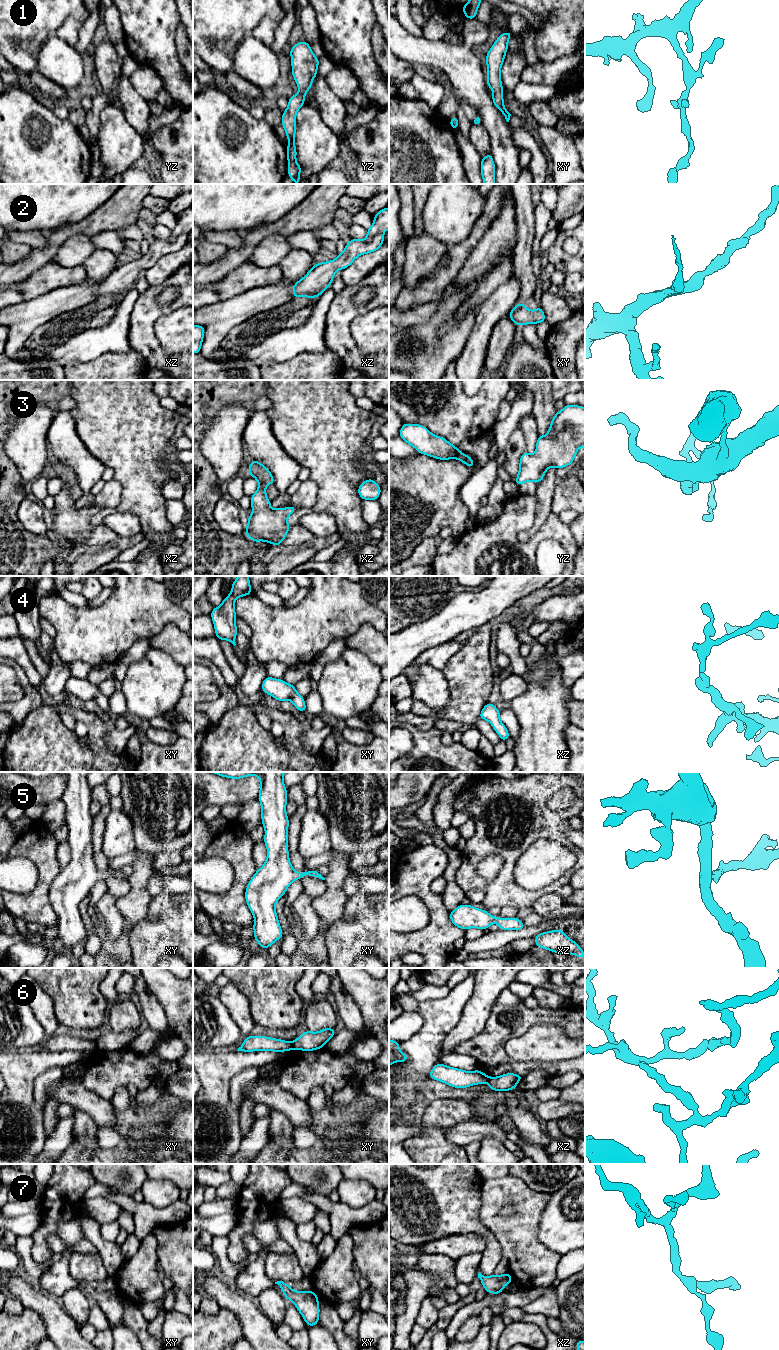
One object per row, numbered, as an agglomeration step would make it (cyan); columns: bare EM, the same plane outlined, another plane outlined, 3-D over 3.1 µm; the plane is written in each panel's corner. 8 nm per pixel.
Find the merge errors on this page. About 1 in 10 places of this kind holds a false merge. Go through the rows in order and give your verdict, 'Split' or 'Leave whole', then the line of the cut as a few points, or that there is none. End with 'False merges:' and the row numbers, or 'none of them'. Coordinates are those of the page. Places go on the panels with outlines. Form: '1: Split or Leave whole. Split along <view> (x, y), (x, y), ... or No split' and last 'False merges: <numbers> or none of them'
1: Leave whole. No split
2: Leave whole. No split
3: Leave whole. No split
4: Leave whole. No split
5: Leave whole. No split
6: Split. Split along xy (291, 1042), (293, 1049)
7: Leave whole. No split
False merges: 6

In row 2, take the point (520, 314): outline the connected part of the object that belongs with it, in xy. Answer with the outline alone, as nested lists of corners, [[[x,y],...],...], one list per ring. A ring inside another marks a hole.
[[[517,303],[508,316],[516,326],[546,322],[545,314],[540,306],[536,310],[531,311],[524,303]]]

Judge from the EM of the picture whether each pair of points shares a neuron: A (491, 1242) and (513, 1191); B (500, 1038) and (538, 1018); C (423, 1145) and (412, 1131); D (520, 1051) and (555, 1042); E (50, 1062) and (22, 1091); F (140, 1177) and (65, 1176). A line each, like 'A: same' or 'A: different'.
A: different
B: same
C: different
D: same
E: same
F: different

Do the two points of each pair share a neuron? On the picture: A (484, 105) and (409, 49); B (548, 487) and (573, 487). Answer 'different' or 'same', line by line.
A: same
B: different

